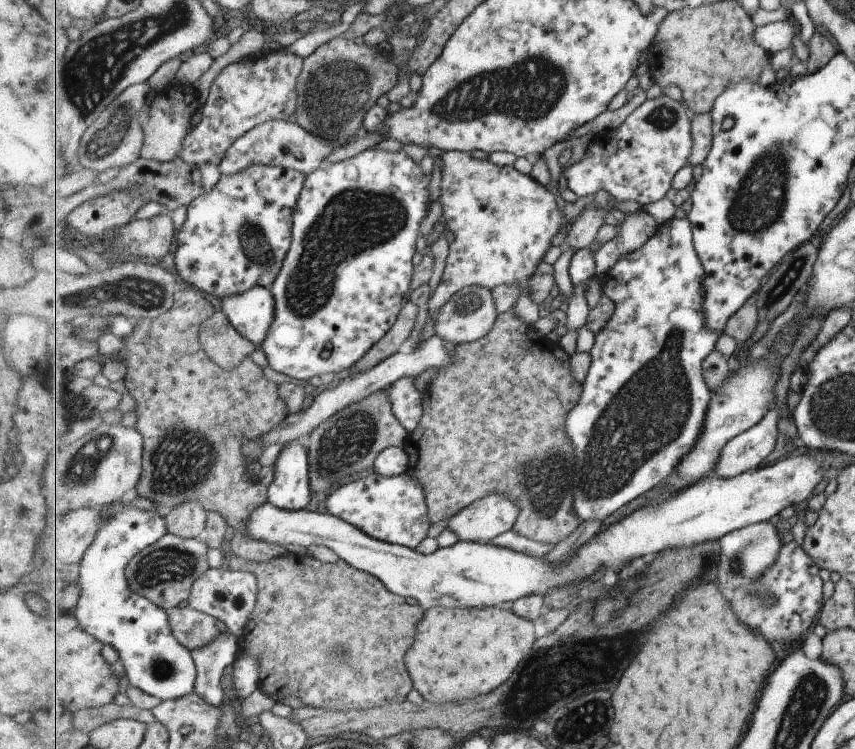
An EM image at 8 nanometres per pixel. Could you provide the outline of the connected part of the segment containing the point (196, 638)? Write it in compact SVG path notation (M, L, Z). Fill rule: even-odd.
M178 606L168 610L168 614L174 634L177 634L178 640L191 651L210 646L218 636L224 636L226 630L230 630L230 626L226 626L222 620L190 606Z

